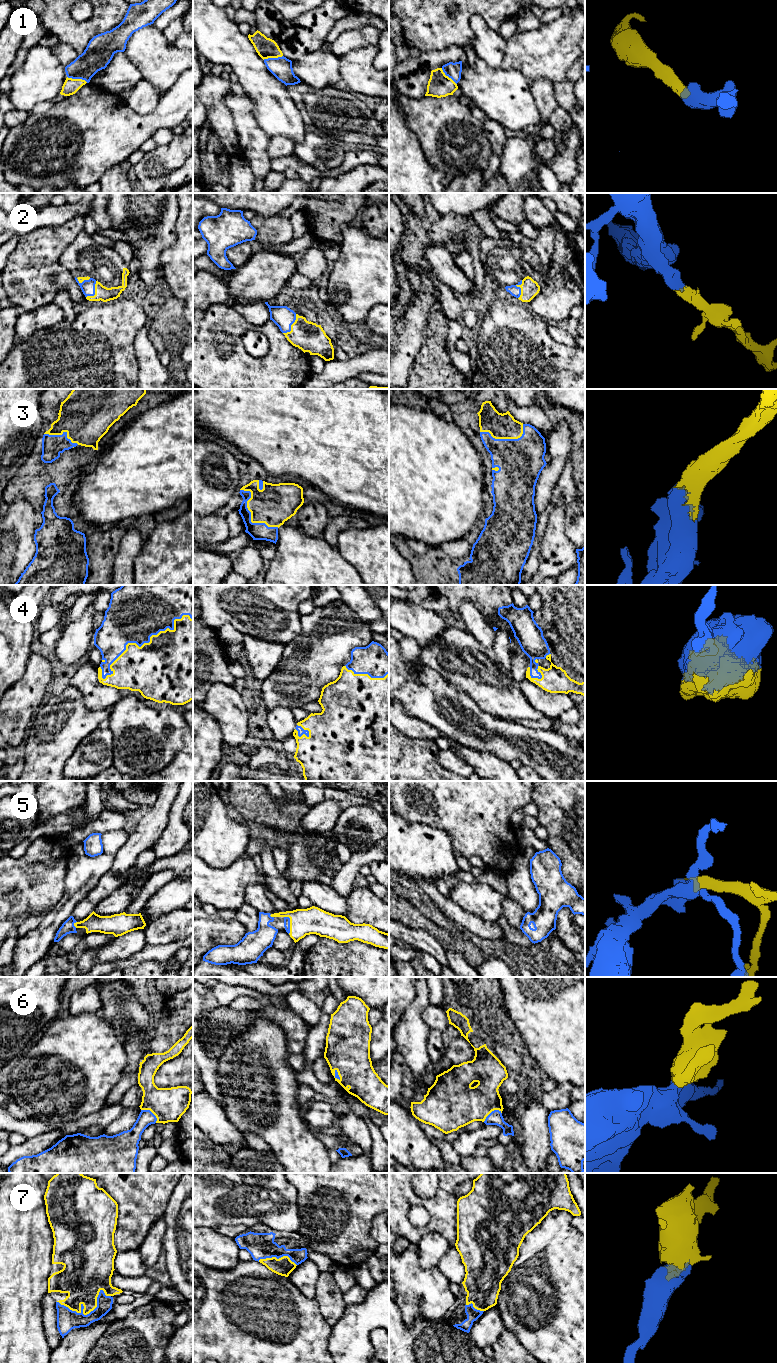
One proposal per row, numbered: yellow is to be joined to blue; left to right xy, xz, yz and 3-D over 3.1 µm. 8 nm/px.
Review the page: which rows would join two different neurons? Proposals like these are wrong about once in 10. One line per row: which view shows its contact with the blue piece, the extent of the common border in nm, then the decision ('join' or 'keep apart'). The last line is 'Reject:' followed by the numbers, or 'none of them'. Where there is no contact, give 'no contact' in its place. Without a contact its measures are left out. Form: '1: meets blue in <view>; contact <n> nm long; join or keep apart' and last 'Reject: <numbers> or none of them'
1: meets blue in xy; contact 180 nm long; join
2: meets blue in xz; contact 190 nm long; join
3: meets blue in xz; contact 440 nm long; join
4: meets blue in xy; contact 850 nm long; join
5: meets blue in xz; contact 150 nm long; join
6: meets blue in xy; contact 170 nm long; join
7: meets blue in xy; contact 440 nm long; join
Reject: none of them

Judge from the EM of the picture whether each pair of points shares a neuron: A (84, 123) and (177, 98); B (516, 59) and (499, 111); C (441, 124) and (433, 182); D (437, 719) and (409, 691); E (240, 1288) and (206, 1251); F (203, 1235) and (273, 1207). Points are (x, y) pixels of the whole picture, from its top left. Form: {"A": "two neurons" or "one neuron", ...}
{"A": "one neuron", "B": "two neurons", "C": "two neurons", "D": "one neuron", "E": "two neurons", "F": "two neurons"}

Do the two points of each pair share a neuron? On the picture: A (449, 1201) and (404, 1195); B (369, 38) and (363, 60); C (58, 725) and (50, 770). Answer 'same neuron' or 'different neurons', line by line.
A: same neuron
B: different neurons
C: same neuron

